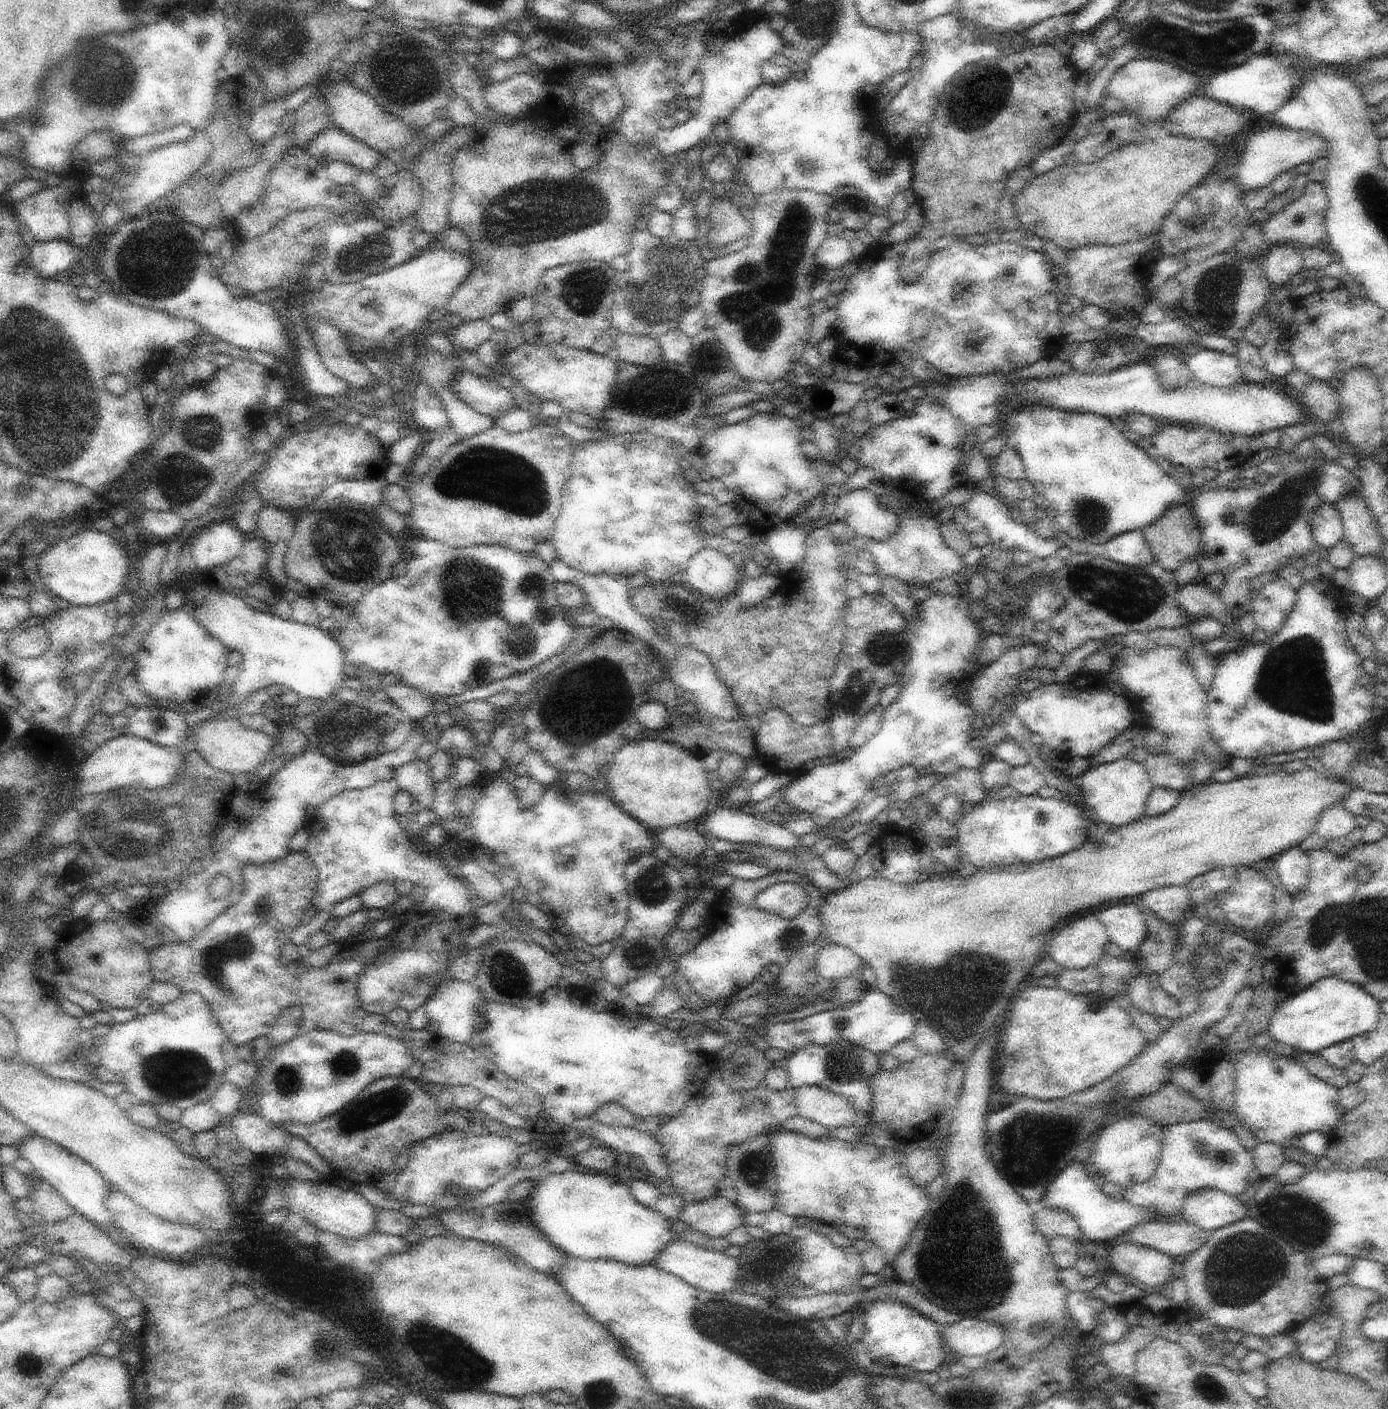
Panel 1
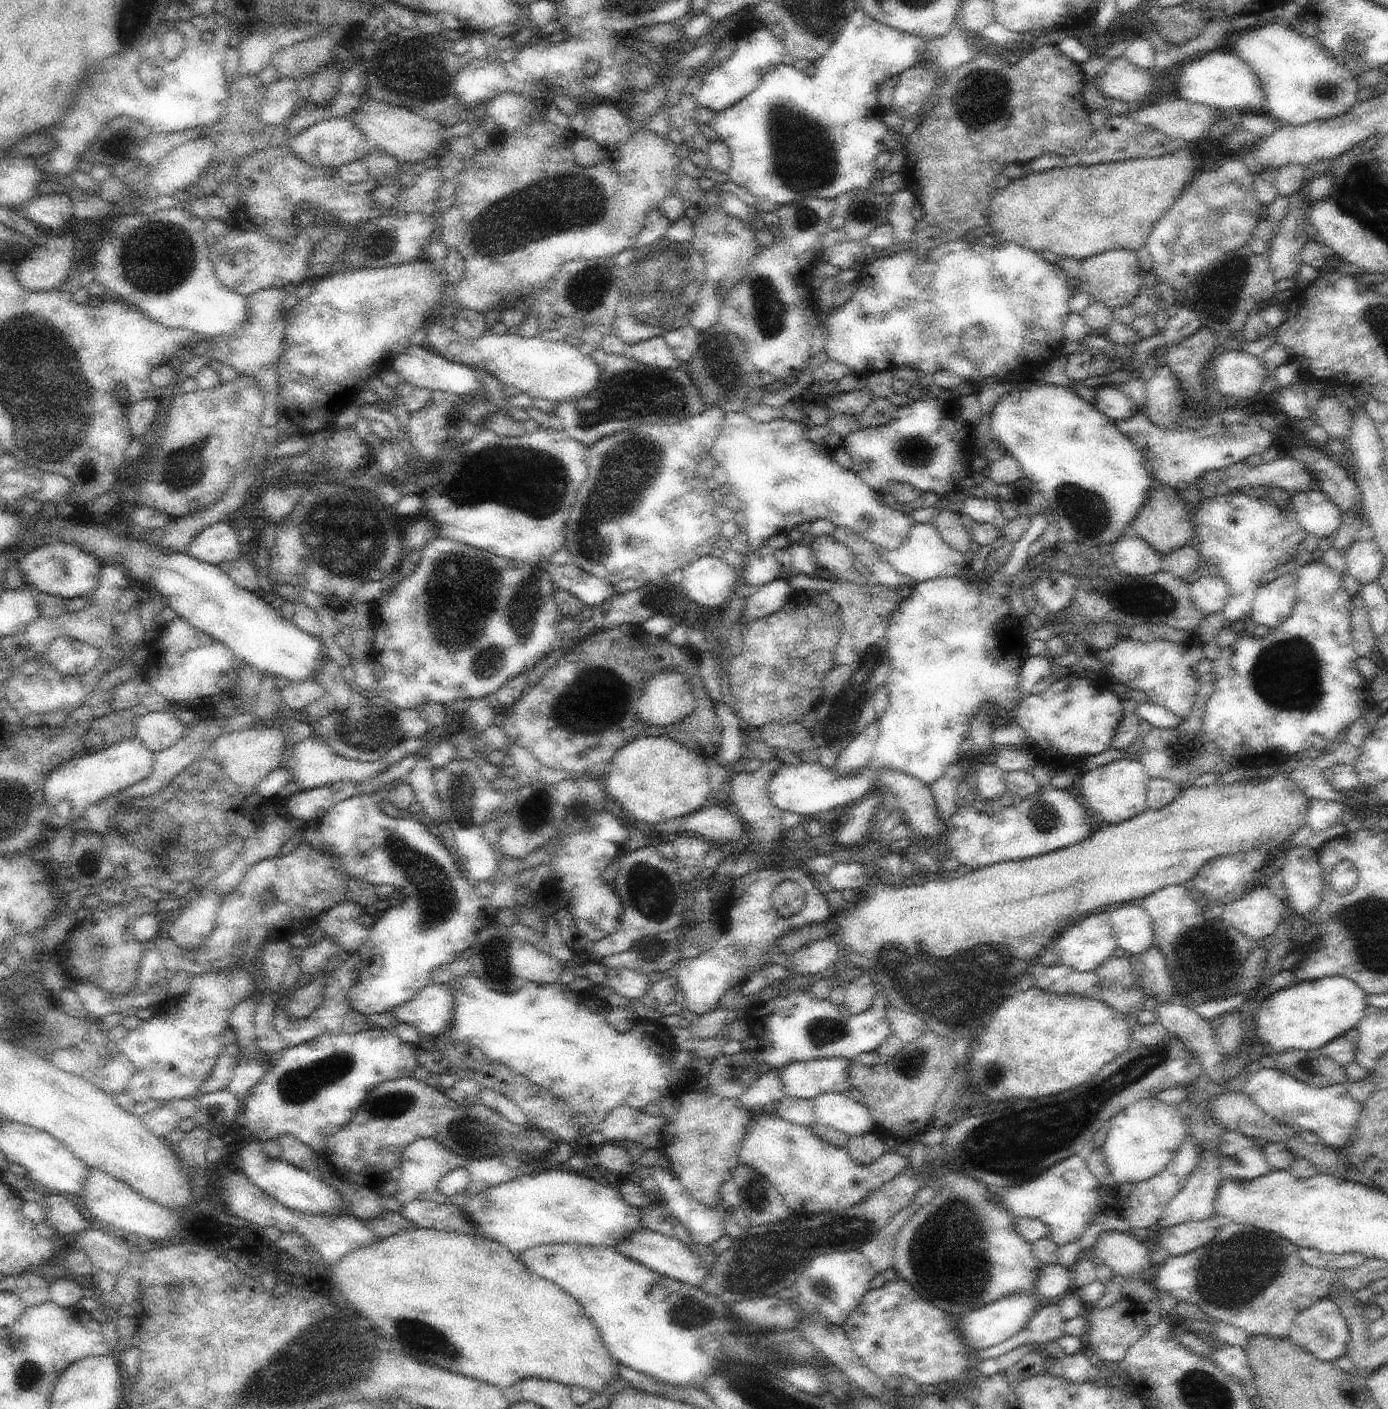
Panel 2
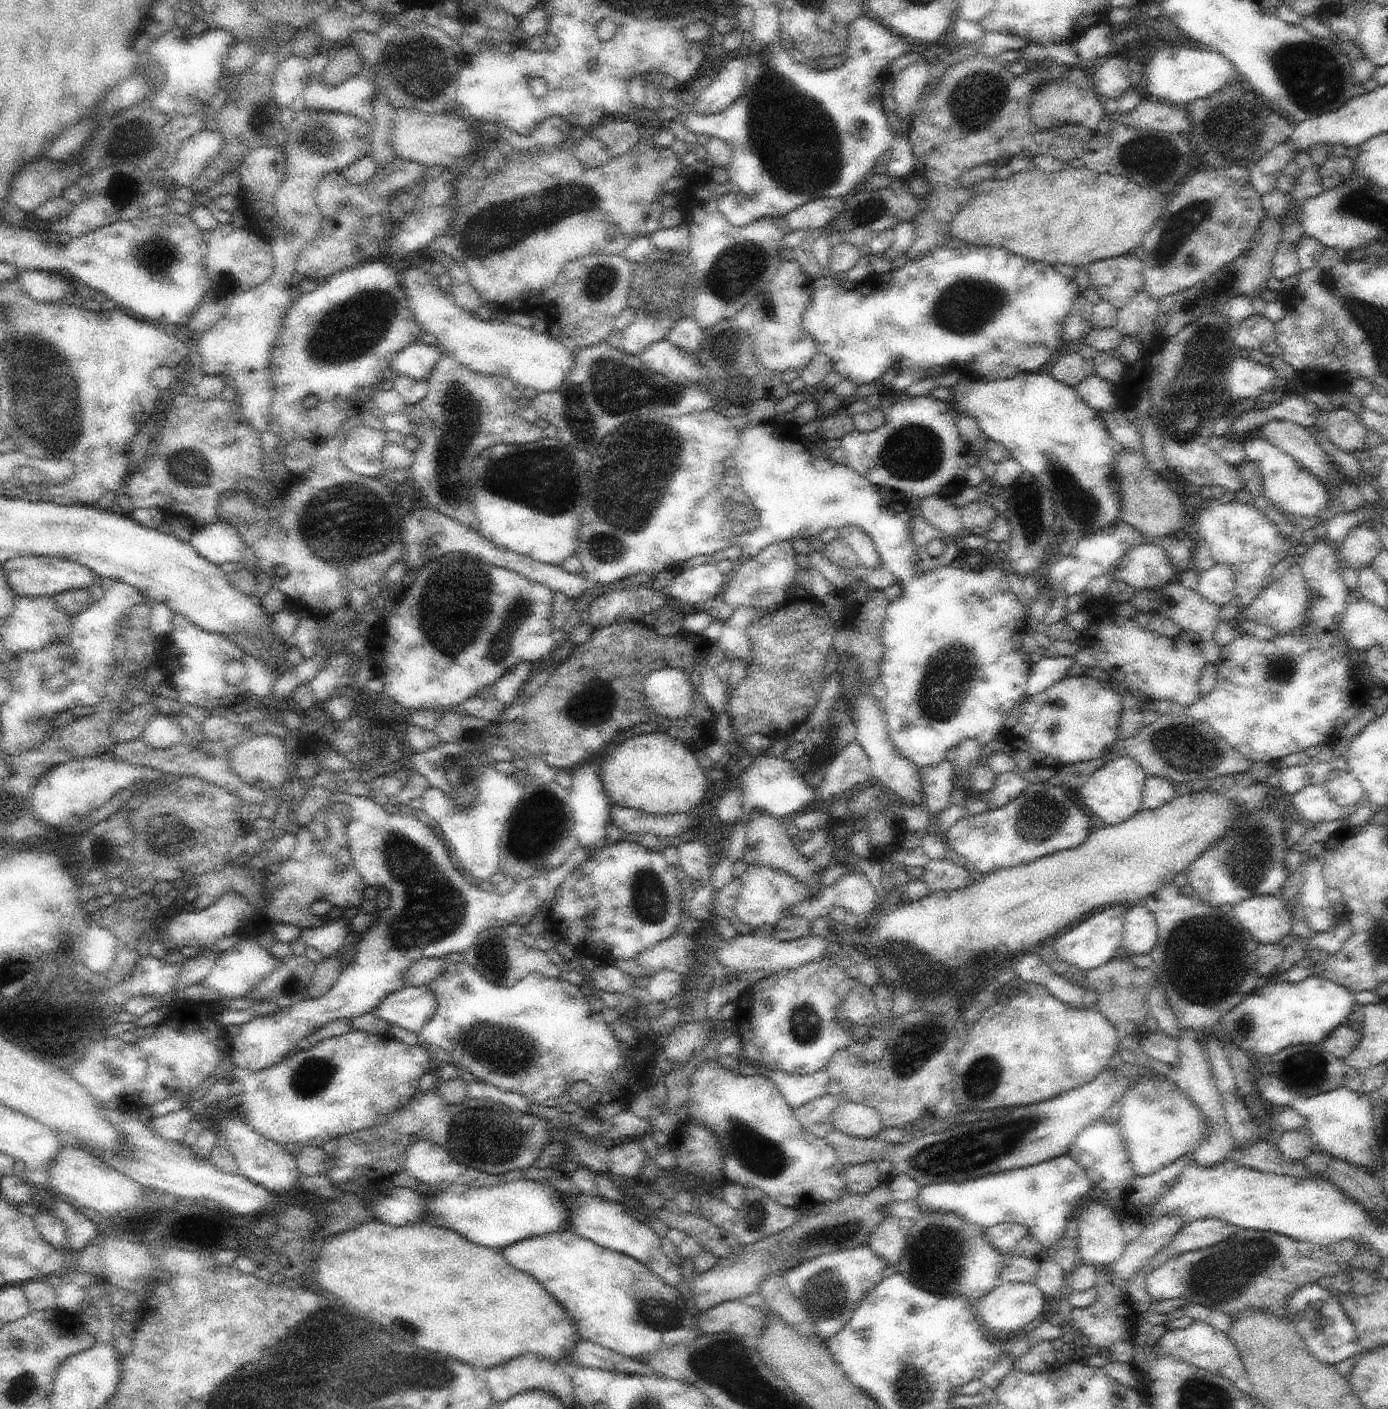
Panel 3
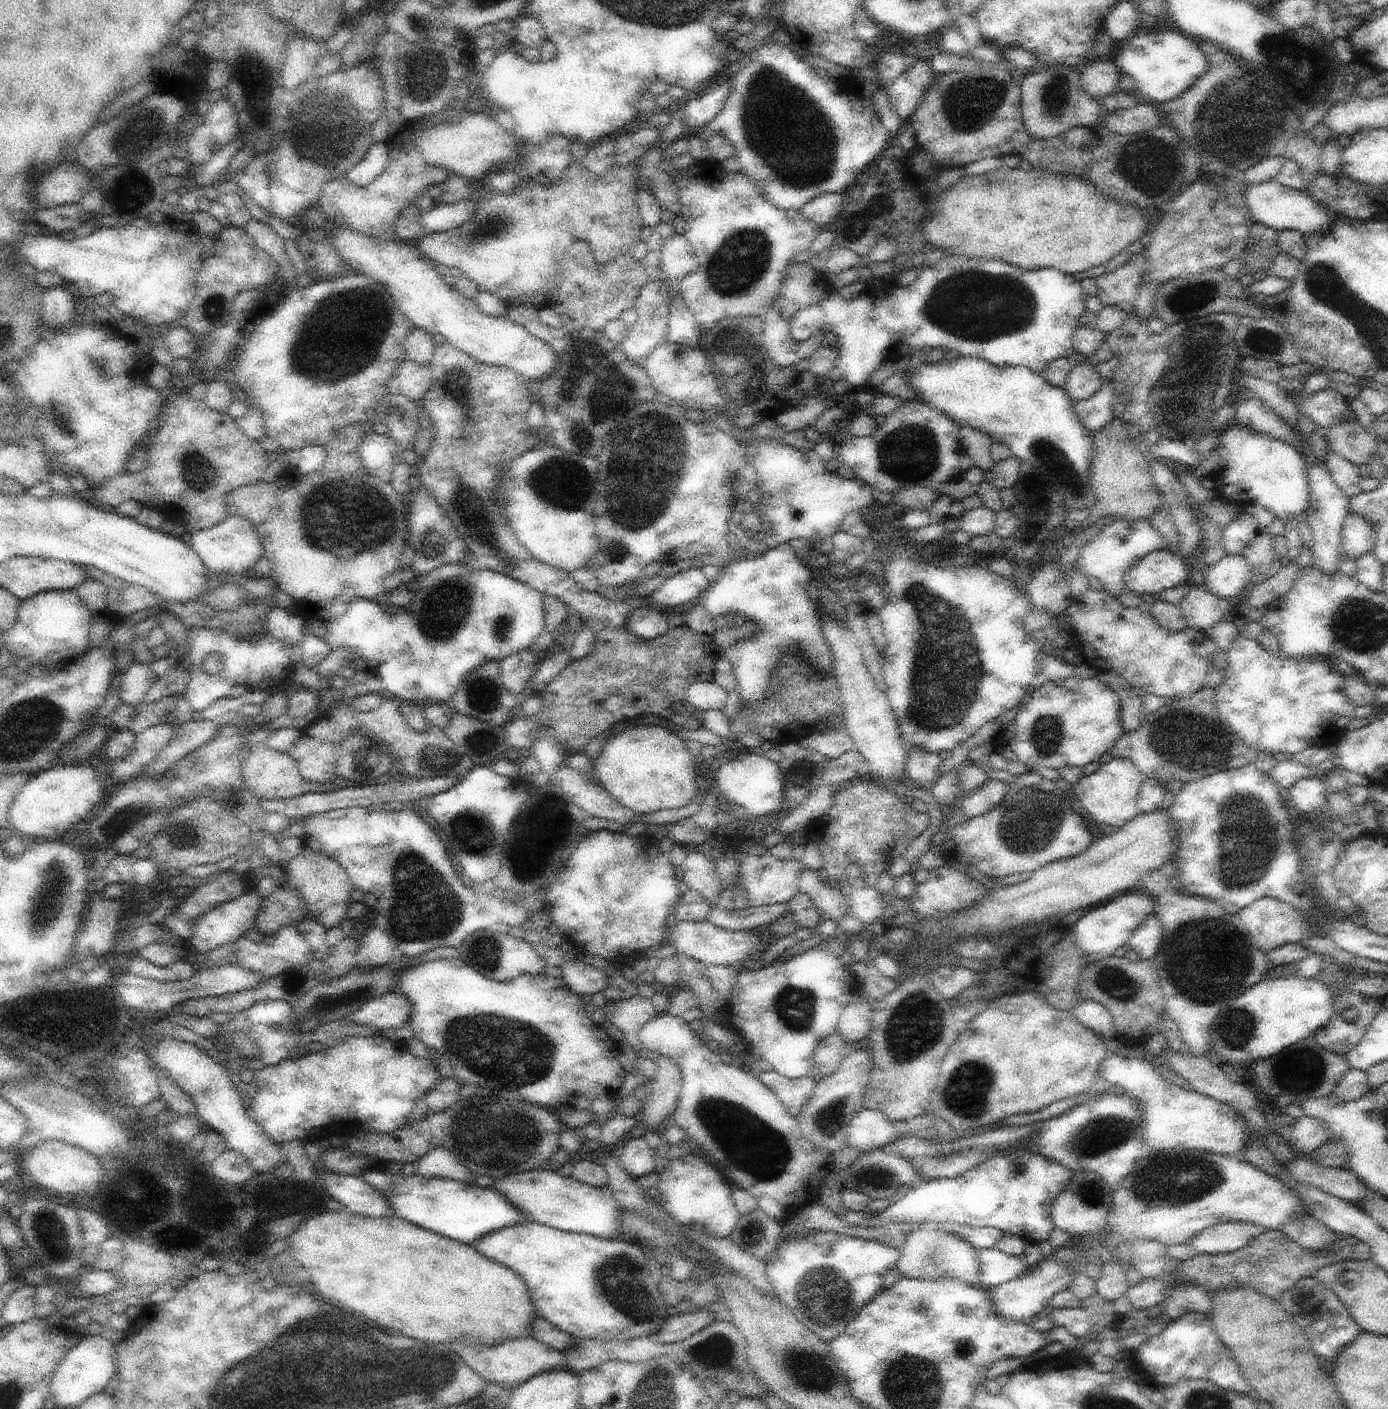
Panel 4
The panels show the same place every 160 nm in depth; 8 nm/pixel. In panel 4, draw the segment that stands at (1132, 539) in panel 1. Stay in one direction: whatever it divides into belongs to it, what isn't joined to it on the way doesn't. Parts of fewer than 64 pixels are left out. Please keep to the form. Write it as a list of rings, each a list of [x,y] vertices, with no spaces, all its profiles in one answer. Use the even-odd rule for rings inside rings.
[[[1157,550],[1138,561],[1125,576],[1129,591],[1138,595],[1159,595],[1162,590],[1176,588],[1180,584],[1188,584],[1189,566],[1176,551]]]

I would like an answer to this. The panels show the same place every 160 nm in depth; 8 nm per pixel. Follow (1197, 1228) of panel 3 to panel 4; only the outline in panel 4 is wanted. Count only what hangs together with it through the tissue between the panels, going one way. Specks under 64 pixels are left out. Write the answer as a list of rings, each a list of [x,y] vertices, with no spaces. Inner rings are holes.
[[[1246,1221],[1218,1223],[1198,1233],[1192,1244],[1200,1253],[1231,1253],[1248,1246],[1268,1229]]]

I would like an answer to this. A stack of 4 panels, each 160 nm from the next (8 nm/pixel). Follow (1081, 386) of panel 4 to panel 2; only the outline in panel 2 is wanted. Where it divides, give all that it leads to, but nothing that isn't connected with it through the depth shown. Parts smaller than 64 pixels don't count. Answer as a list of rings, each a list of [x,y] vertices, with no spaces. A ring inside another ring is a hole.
[[[1103,385],[1096,388],[1096,399],[1092,402],[1109,420],[1118,423],[1128,420],[1136,412],[1141,412],[1128,394],[1113,385]]]

